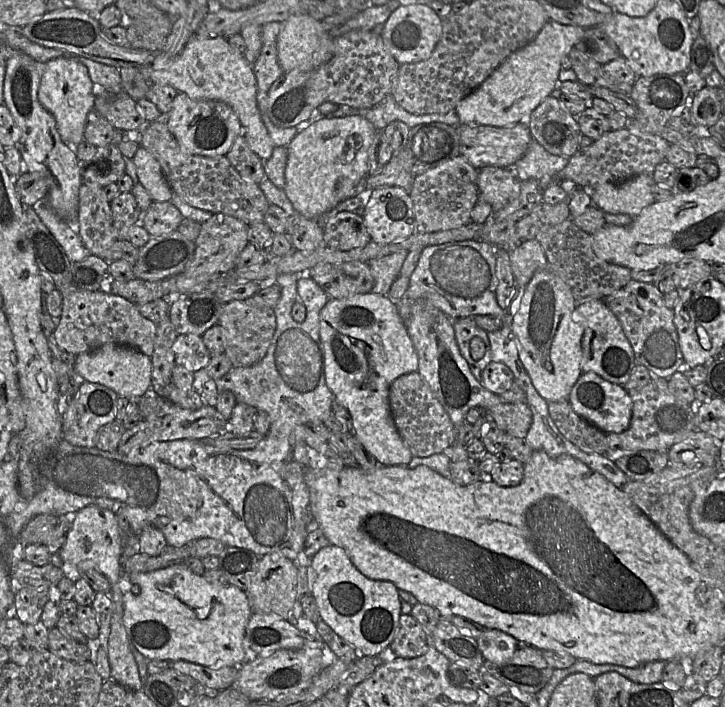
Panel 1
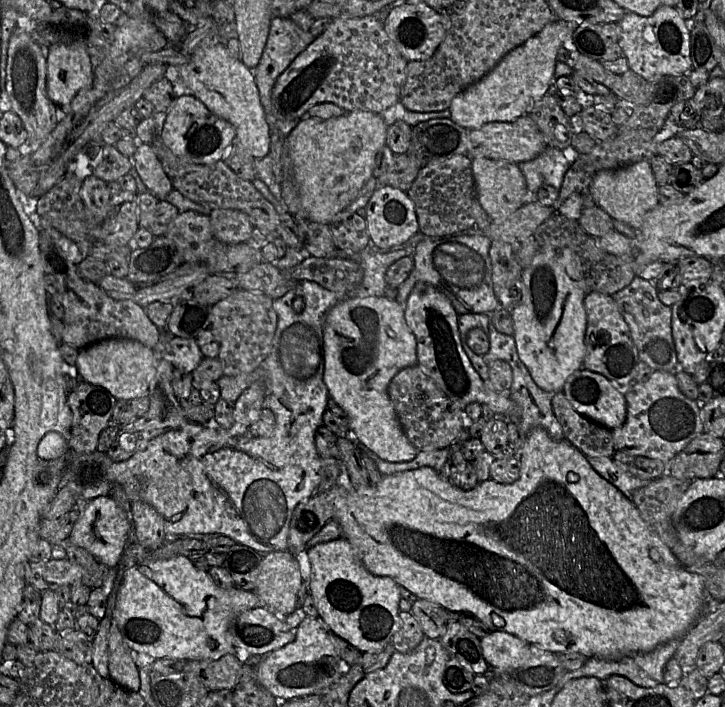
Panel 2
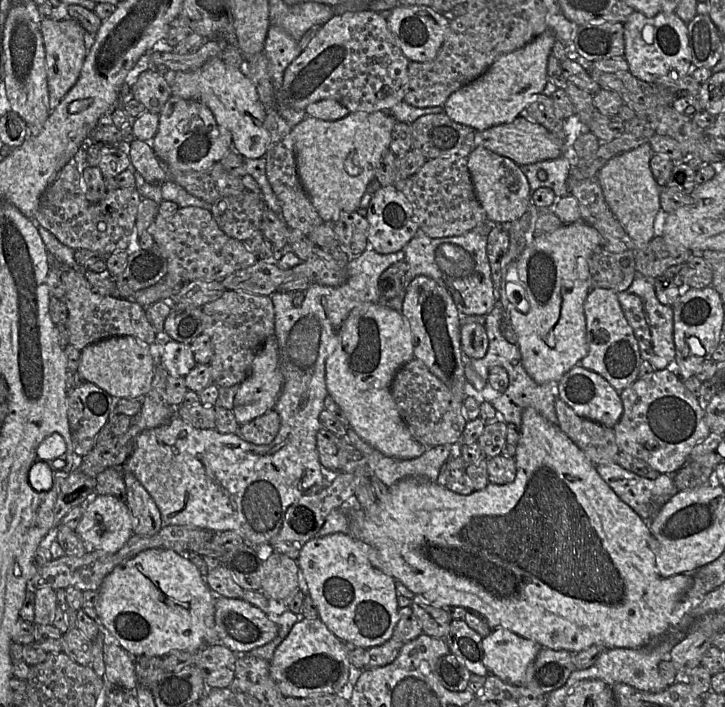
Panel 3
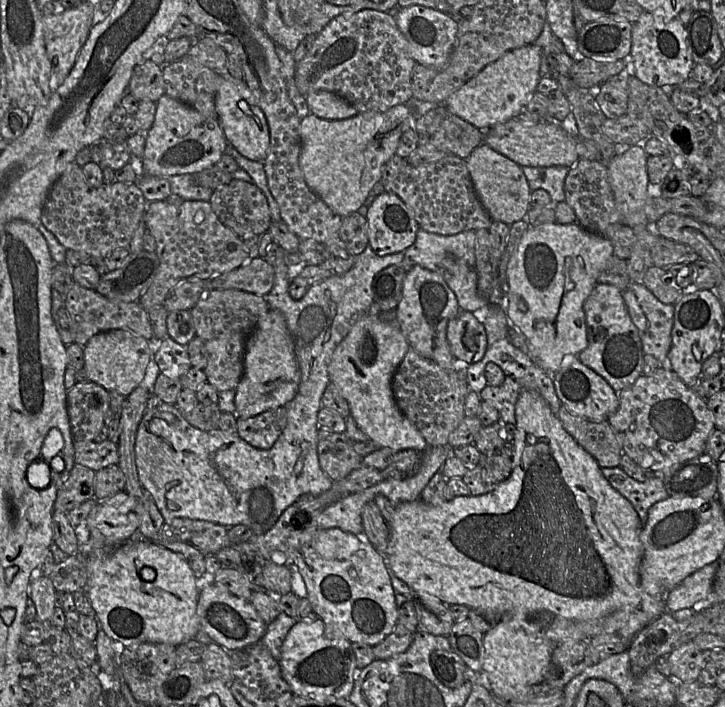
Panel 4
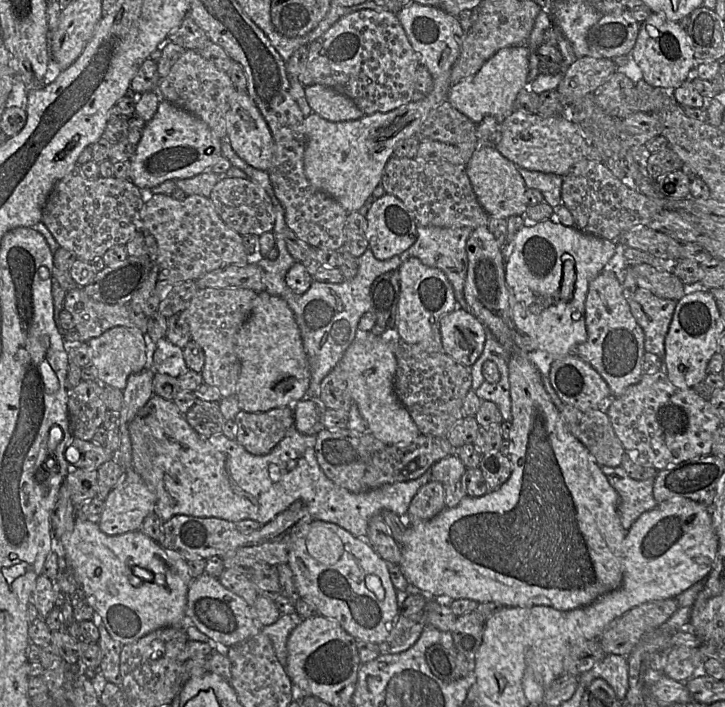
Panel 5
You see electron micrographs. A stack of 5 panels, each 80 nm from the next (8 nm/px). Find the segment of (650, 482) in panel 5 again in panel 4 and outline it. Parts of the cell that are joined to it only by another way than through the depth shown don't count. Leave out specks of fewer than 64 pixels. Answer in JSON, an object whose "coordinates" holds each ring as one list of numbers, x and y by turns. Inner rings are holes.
{"coordinates":[[620,466,605,467,601,471,611,486,632,504,642,525,647,522,649,509,669,497,661,475,639,482,628,476]]}

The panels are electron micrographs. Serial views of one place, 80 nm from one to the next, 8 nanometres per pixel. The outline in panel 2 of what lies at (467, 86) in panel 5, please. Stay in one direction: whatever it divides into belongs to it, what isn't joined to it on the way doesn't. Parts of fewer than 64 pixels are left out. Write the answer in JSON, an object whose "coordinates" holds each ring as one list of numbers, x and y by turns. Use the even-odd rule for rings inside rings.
{"coordinates":[[557,19,538,34,508,52,482,79,470,85,450,104,450,119,467,129,479,129,491,122,513,122,527,115,533,105,547,94,554,78,557,52,568,43,574,32,571,23]]}

